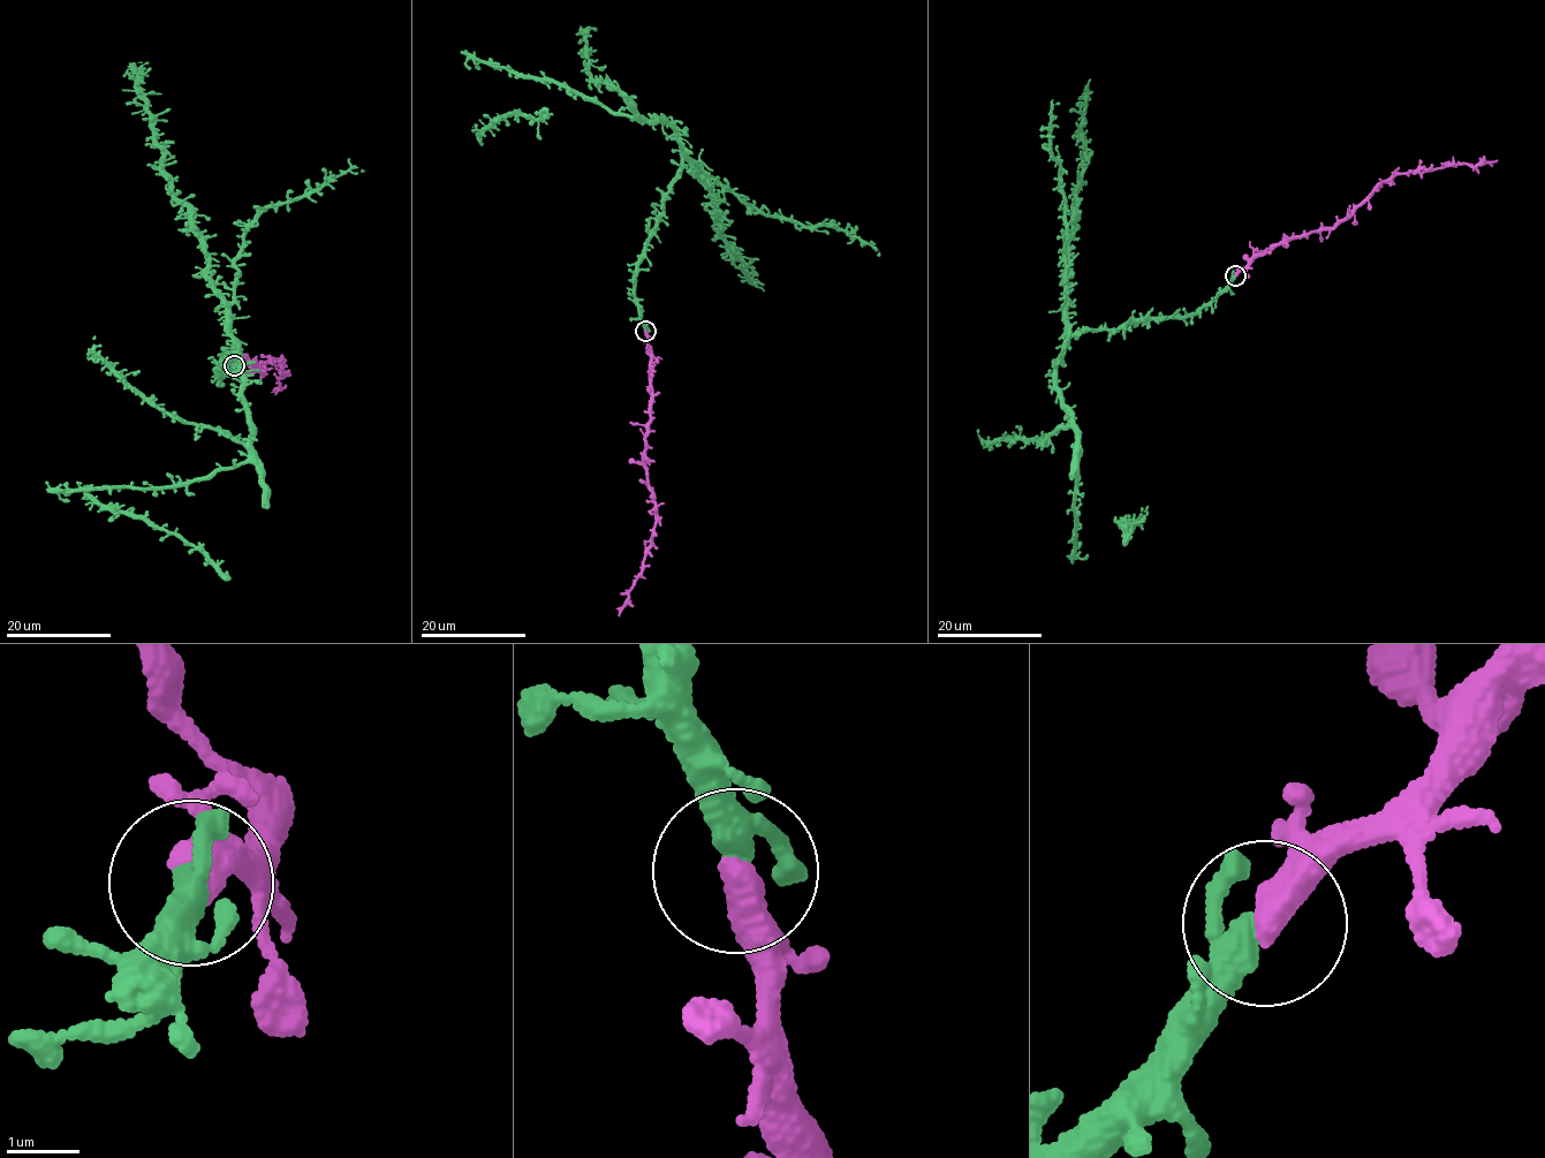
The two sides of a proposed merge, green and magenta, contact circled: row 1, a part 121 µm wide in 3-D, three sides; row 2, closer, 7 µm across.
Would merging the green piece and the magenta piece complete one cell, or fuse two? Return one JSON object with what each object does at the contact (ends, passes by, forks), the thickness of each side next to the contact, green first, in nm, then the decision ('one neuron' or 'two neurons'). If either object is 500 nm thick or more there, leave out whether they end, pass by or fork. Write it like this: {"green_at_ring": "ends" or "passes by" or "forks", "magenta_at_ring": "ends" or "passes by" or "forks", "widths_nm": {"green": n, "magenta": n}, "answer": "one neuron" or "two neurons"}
{"widths_nm": {"green": 320, "magenta": 550}, "answer": "one neuron"}

